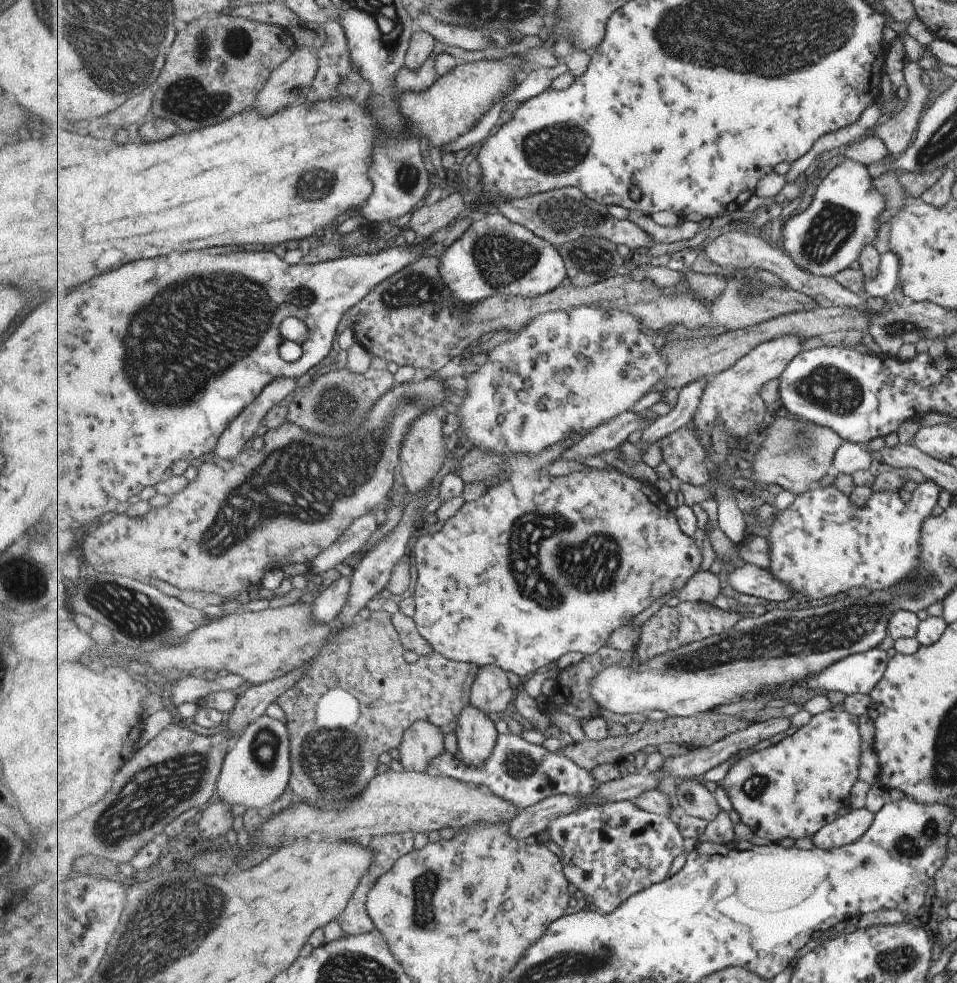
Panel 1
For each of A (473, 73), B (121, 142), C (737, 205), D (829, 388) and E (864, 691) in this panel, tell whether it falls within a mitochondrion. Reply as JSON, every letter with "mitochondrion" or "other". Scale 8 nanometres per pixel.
{"A":"other","B":"other","C":"other","D":"mitochondrion","E":"other"}

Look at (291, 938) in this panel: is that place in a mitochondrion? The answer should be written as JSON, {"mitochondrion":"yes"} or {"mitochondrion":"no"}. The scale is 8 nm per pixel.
{"mitochondrion":"no"}

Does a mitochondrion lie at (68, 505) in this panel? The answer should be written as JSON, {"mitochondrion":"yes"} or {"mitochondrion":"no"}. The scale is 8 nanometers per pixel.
{"mitochondrion":"no"}

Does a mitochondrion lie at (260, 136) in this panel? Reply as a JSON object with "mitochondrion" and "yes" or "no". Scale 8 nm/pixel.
{"mitochondrion":"no"}

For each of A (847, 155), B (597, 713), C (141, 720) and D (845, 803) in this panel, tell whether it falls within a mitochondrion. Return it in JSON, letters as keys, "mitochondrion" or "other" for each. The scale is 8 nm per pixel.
{"A":"other","B":"other","C":"other","D":"other"}

